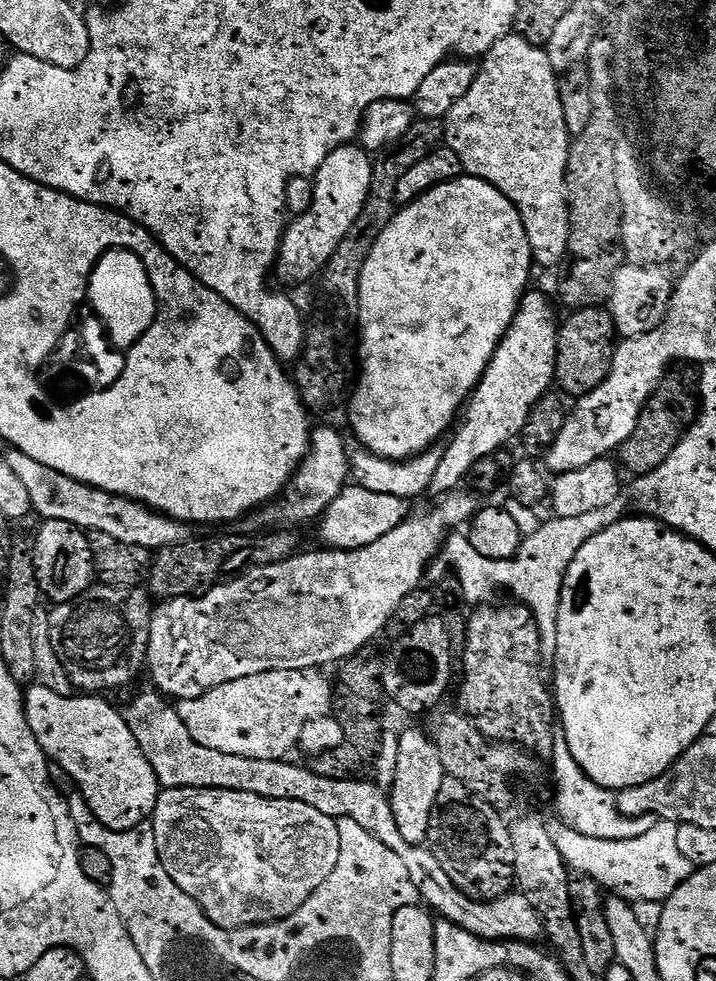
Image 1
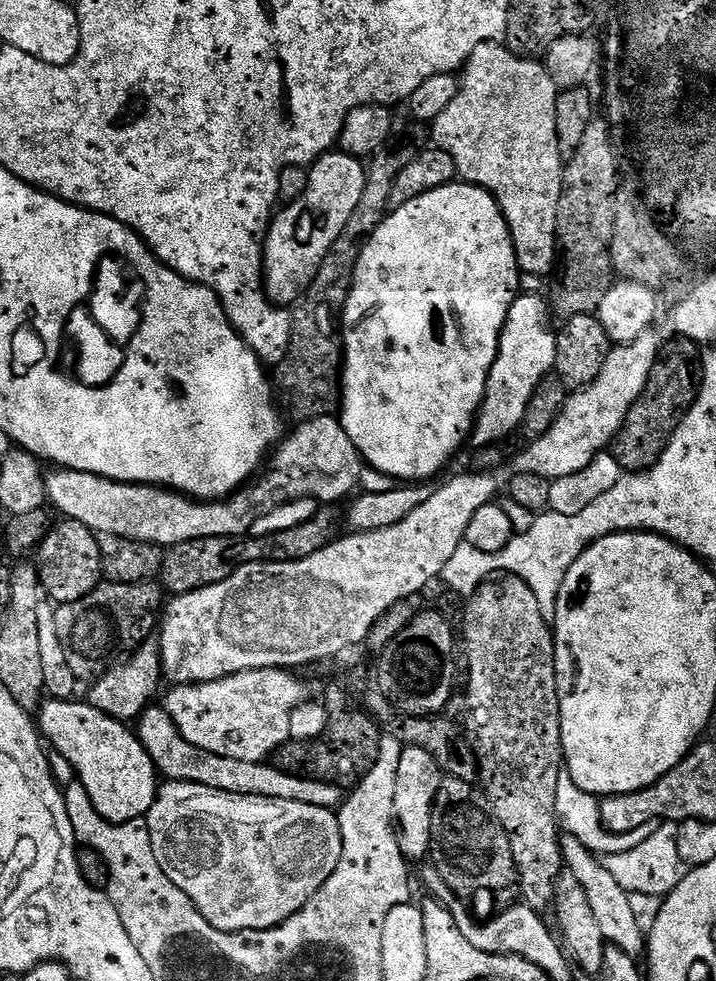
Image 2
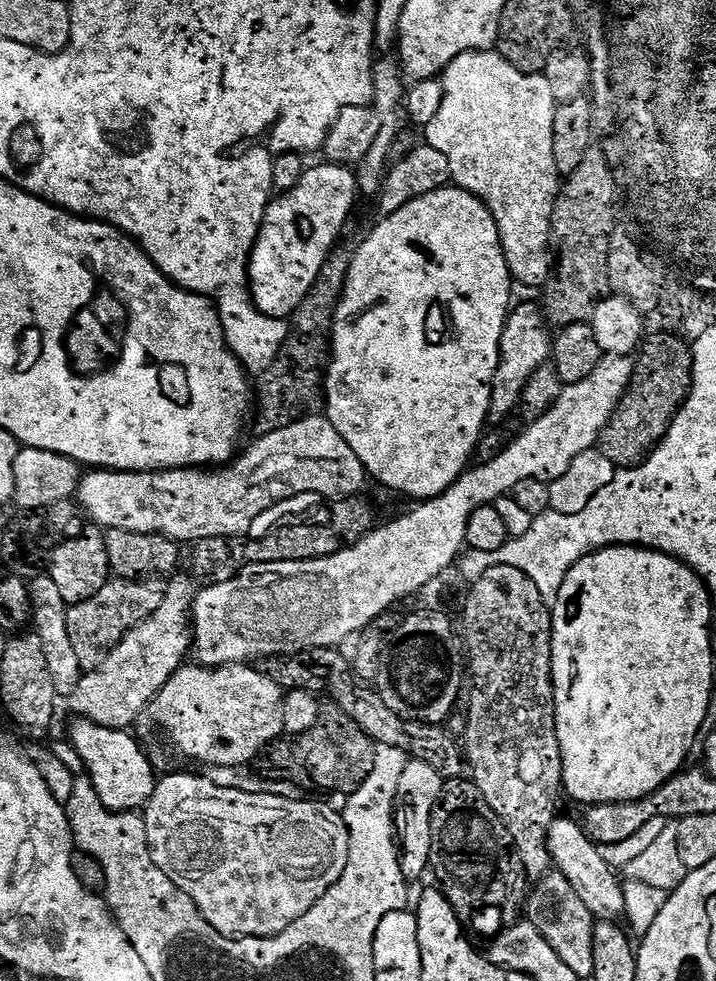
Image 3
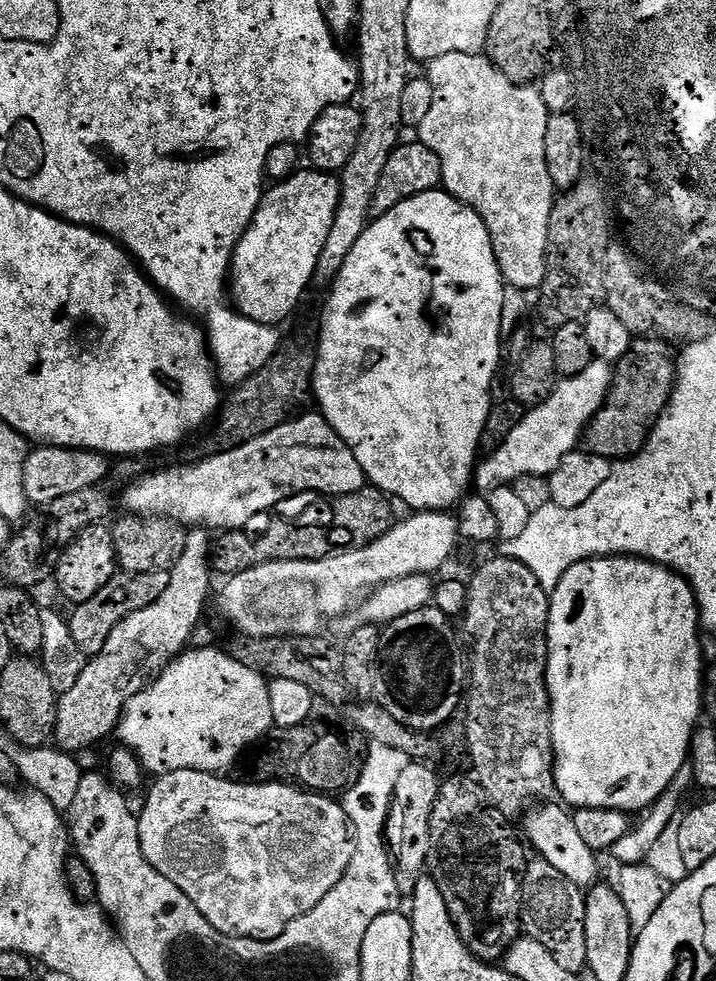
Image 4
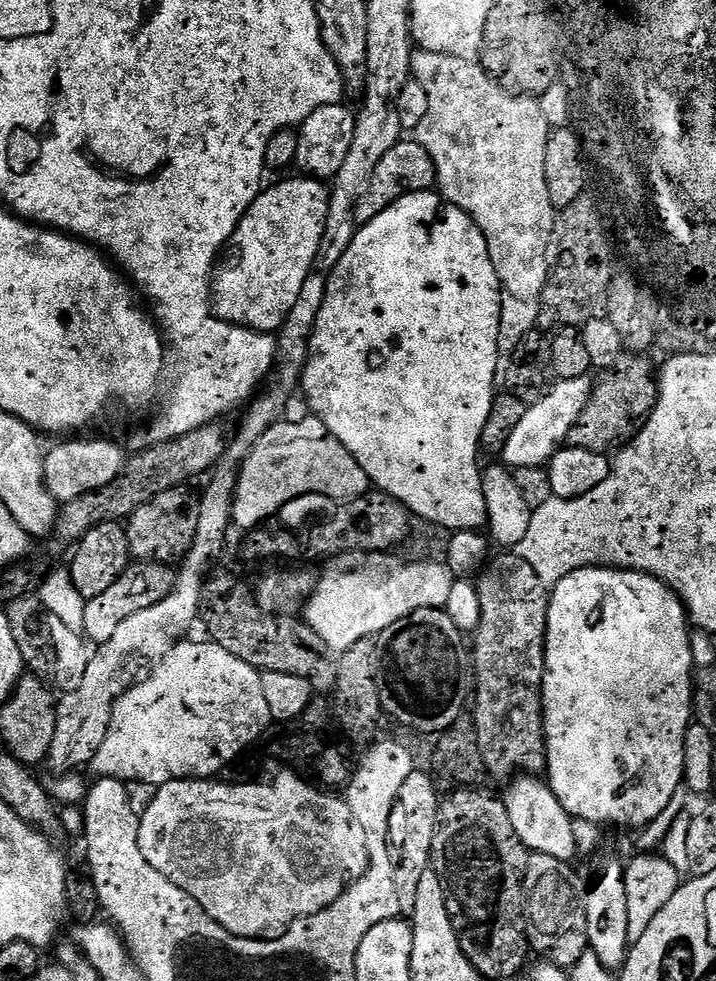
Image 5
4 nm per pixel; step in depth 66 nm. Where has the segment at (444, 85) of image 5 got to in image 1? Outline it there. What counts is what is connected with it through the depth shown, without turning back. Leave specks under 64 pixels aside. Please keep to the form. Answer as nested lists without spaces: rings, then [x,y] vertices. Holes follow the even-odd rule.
[[[515,34],[501,40],[493,39],[479,61],[472,85],[444,117],[442,140],[447,148],[458,154],[467,175],[490,182],[490,186],[502,190],[502,194],[514,202],[528,235],[533,261],[539,267],[540,264],[544,268],[550,267],[552,248],[564,250],[568,247],[568,191],[564,175],[568,165],[570,133],[566,116],[562,114],[558,73],[547,51]]]

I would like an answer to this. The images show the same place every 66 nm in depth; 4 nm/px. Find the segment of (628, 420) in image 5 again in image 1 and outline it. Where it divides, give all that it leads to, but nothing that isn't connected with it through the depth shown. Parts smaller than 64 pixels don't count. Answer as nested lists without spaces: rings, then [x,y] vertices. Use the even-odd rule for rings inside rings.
[[[665,374],[652,391],[644,411],[640,413],[634,434],[618,449],[618,464],[625,473],[632,472],[633,477],[645,476],[662,466],[664,457],[676,449],[676,441],[685,431],[686,425],[693,419],[698,408],[698,392],[680,376]]]

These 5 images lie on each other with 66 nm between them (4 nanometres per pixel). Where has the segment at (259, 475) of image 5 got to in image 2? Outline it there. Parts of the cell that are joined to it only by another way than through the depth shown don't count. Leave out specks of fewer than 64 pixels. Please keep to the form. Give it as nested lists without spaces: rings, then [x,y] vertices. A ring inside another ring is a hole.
[[[335,415],[323,416],[297,423],[295,427],[289,436],[287,433],[275,445],[270,456],[272,469],[268,473],[265,471],[255,482],[249,483],[243,490],[227,497],[223,502],[201,502],[155,484],[123,484],[94,474],[67,470],[52,470],[56,472],[47,473],[44,481],[46,500],[49,505],[53,504],[61,512],[59,514],[61,517],[82,522],[82,526],[92,529],[95,533],[114,534],[118,538],[127,538],[134,542],[171,546],[198,538],[243,536],[253,531],[252,523],[259,518],[260,512],[266,511],[267,508],[276,508],[287,500],[340,500],[343,496],[351,497],[357,491],[362,457],[356,451],[354,442],[350,442],[339,419]]]

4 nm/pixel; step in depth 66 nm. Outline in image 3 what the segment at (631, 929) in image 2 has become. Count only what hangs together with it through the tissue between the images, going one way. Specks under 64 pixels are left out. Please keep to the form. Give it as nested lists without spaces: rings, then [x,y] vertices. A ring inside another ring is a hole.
[[[558,818],[552,825],[548,827],[548,849],[552,855],[552,863],[555,871],[560,872],[570,882],[570,886],[574,886],[574,890],[578,894],[578,898],[582,898],[582,902],[586,902],[586,910],[590,910],[593,917],[600,920],[610,920],[620,918],[625,915],[624,907],[624,886],[621,877],[616,877],[617,869],[606,862],[606,859],[600,853],[596,841],[588,836],[579,823],[576,824],[572,820],[564,820]]]

